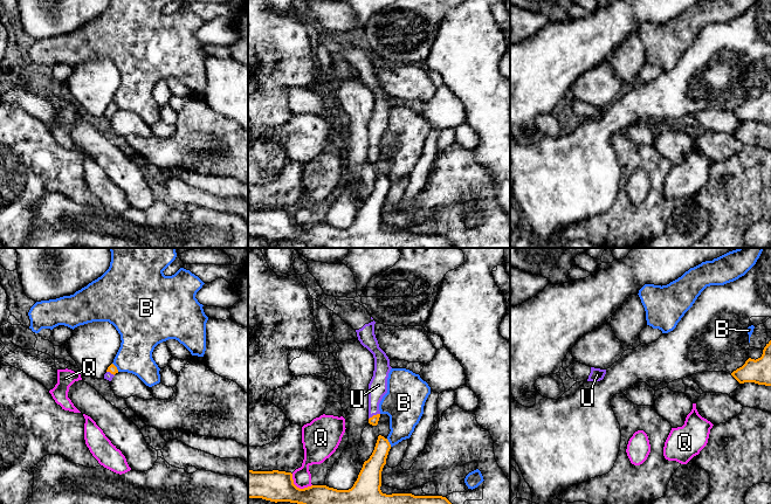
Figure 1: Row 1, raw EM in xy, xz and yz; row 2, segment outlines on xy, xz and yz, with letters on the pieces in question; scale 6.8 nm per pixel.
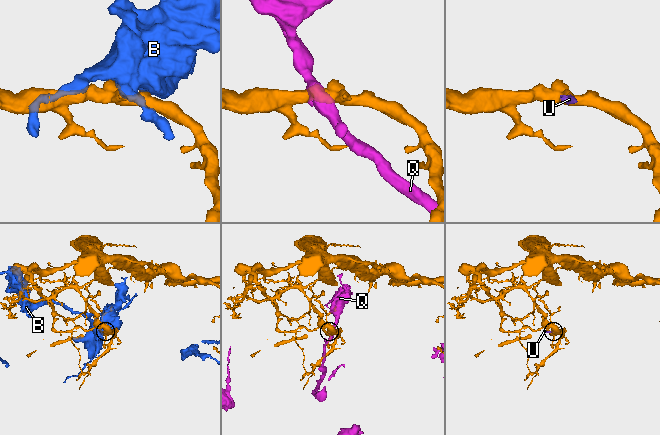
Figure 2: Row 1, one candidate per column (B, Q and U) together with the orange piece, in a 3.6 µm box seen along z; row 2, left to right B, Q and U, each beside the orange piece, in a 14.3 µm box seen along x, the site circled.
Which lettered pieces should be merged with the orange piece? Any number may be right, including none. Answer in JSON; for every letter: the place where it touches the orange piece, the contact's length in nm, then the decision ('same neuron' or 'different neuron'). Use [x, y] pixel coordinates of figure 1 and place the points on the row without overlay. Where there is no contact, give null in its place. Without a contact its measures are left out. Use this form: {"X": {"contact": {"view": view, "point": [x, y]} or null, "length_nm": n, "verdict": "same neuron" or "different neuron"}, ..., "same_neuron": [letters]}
{"B": {"contact": {"view": "xy", "point": [116, 105]}, "length_nm": 80, "verdict": "different neuron"}, "Q": {"contact": {"view": "xz", "point": [298, 226]}, "length_nm": 170, "verdict": "different neuron"}, "U": {"contact": {"view": "xz", "point": [373, 153]}, "length_nm": 90, "verdict": "same neuron"}, "same_neuron": ["U"]}

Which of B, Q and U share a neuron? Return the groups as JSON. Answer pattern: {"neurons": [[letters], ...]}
{"neurons": [["B"], ["Q"], ["U"]]}

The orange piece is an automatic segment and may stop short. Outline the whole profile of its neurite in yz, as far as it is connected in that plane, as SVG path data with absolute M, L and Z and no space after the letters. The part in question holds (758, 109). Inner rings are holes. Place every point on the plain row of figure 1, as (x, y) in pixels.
M771 78L763 88L758 97L749 96L745 102L734 109L731 113L739 120L755 120L758 123L771 124Z

